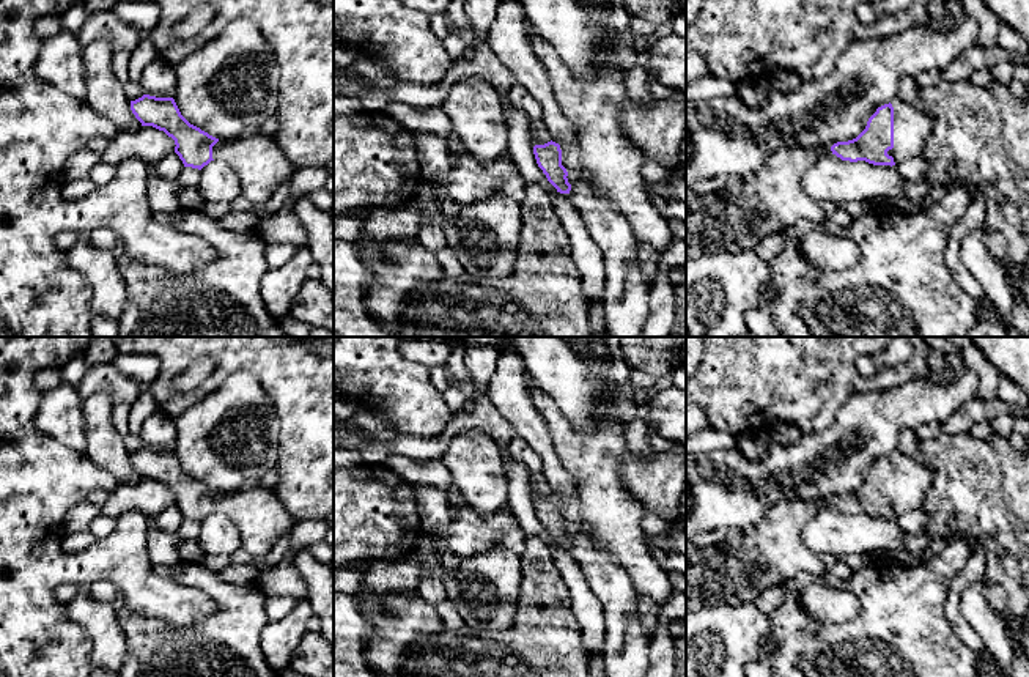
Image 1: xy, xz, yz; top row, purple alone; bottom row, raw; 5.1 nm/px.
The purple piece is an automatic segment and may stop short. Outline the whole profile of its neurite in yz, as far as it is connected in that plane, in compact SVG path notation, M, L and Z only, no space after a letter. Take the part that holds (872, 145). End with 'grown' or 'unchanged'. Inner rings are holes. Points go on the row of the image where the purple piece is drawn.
M902 77L892 101L876 109L856 139L834 143L832 154L842 161L891 167L920 156L933 121L917 107L919 93L914 77Z; grown

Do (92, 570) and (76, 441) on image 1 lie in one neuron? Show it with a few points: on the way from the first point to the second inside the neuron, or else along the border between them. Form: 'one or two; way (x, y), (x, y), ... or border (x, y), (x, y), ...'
two; border (43, 435), (84, 451)

